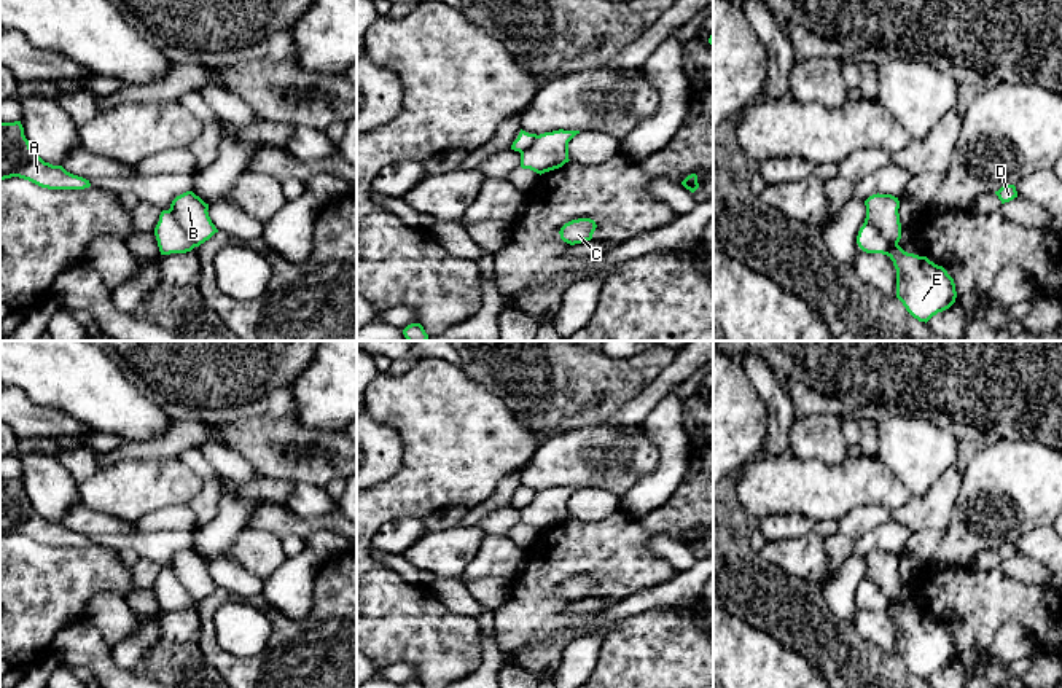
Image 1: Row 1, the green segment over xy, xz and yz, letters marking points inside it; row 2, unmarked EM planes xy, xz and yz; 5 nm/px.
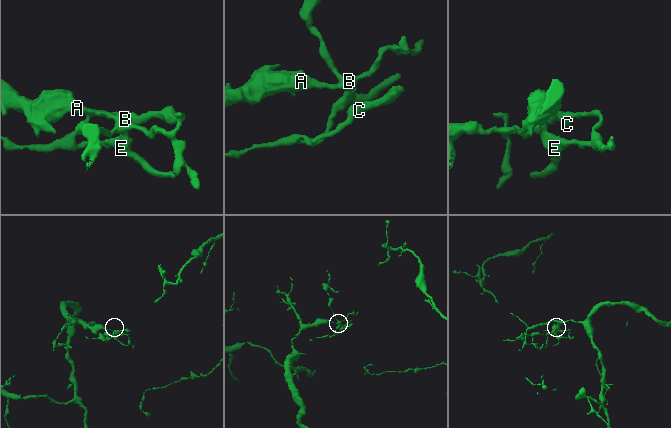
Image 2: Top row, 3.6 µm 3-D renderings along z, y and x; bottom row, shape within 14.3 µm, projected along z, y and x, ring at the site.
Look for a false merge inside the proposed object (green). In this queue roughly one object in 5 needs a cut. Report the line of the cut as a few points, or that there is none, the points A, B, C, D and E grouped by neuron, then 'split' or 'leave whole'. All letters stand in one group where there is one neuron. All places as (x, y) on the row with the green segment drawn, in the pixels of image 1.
cut xy (169, 209), (174, 220), (196, 246); groups A B / C D E; split

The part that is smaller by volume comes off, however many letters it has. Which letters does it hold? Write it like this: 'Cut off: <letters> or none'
Cut off: C, D, E

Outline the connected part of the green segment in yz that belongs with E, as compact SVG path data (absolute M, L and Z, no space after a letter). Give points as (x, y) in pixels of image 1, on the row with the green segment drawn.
M868 221L858 231L858 247L866 253L887 255L896 269L896 298L919 322L928 322L938 312L949 309L957 298L954 279L943 266L927 256L904 252L888 242Z

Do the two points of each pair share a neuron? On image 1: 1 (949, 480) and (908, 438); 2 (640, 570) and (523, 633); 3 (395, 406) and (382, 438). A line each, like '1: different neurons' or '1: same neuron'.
1: different neurons
2: same neuron
3: different neurons

